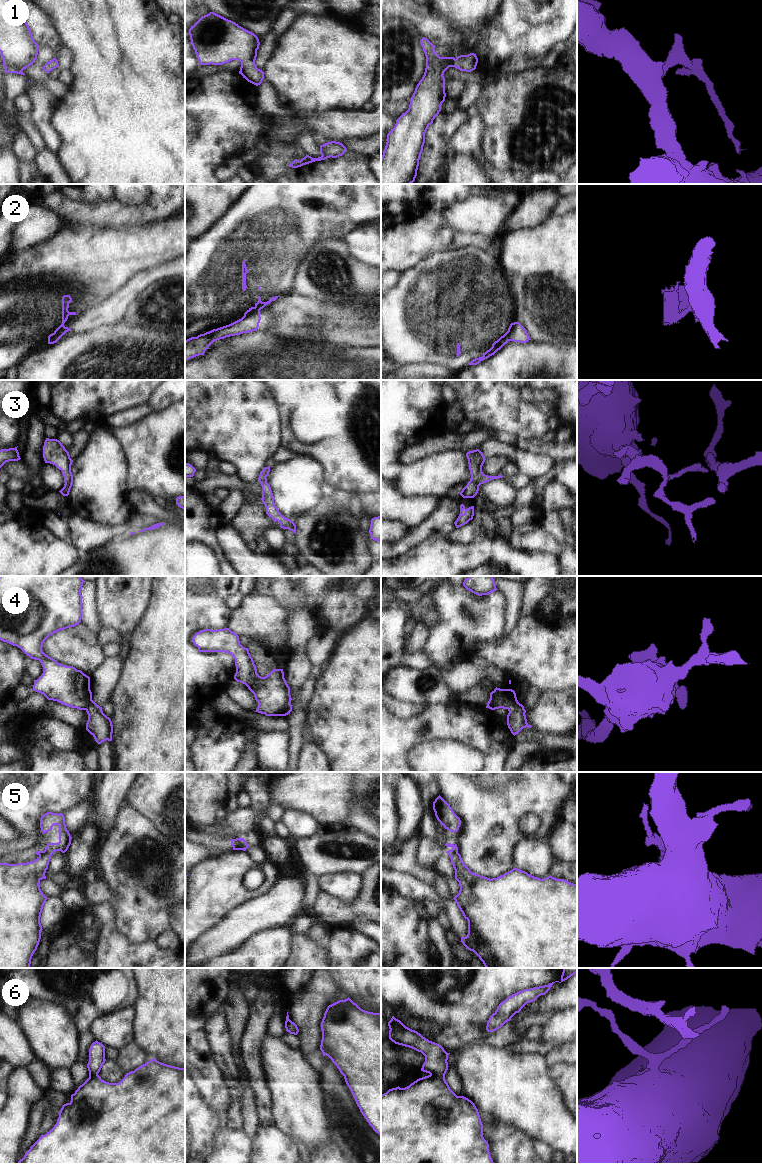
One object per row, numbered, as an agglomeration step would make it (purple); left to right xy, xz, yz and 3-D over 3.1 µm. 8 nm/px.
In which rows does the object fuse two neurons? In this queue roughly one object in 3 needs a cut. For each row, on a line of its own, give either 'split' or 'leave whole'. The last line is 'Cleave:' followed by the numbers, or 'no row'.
1: leave whole
2: split
3: leave whole
4: split
5: split
6: leave whole
Cleave: 2, 4, 5

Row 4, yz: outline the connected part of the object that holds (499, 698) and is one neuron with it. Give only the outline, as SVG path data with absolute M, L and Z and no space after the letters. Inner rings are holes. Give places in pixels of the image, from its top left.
M495 688L490 693L490 699L487 703L486 708L491 710L503 708L508 709L513 703L517 703L516 693L512 689L500 689Z

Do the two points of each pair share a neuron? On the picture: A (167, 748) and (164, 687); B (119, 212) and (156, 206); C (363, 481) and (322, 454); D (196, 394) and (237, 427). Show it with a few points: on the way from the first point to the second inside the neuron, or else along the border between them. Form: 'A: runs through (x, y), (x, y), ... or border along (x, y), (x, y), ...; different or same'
A: runs through (167, 733), (166, 702); same
B: runs through (128, 213), (147, 213); same
C: runs through (353, 471), (336, 454), (332, 454); same
D: runs through (206, 398), (227, 417); same

